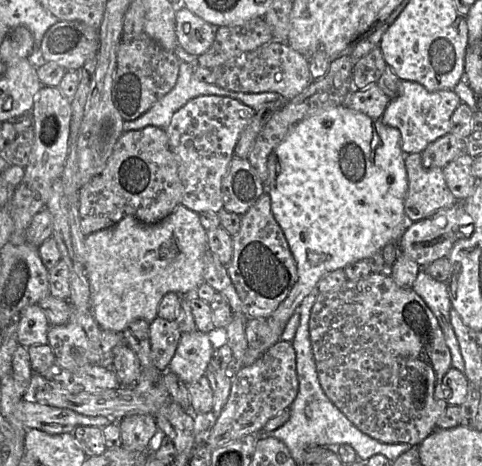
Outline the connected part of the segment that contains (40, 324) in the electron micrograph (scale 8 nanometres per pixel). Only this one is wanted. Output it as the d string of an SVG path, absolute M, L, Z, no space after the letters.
M38 304L24 308L18 316L18 344L28 348L48 344L50 323Z

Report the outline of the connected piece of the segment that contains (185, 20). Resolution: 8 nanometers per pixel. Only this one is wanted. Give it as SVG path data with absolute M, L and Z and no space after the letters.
M177 6L175 13L175 33L178 47L191 55L200 56L212 45L216 28L205 22L185 6Z

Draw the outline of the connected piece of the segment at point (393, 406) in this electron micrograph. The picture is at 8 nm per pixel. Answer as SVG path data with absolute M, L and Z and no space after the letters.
M389 273L370 274L363 279L347 280L336 290L318 294L311 310L309 333L319 383L325 395L361 432L385 444L407 443L418 446L437 429L437 421L448 406L444 400L442 379L452 367L451 354L436 317L413 289L397 286Z

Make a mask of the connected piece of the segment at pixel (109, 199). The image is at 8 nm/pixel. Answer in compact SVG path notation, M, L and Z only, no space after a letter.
M148 126L123 133L105 169L80 189L79 214L85 236L108 229L127 216L153 225L167 218L181 203L183 186L165 129Z

